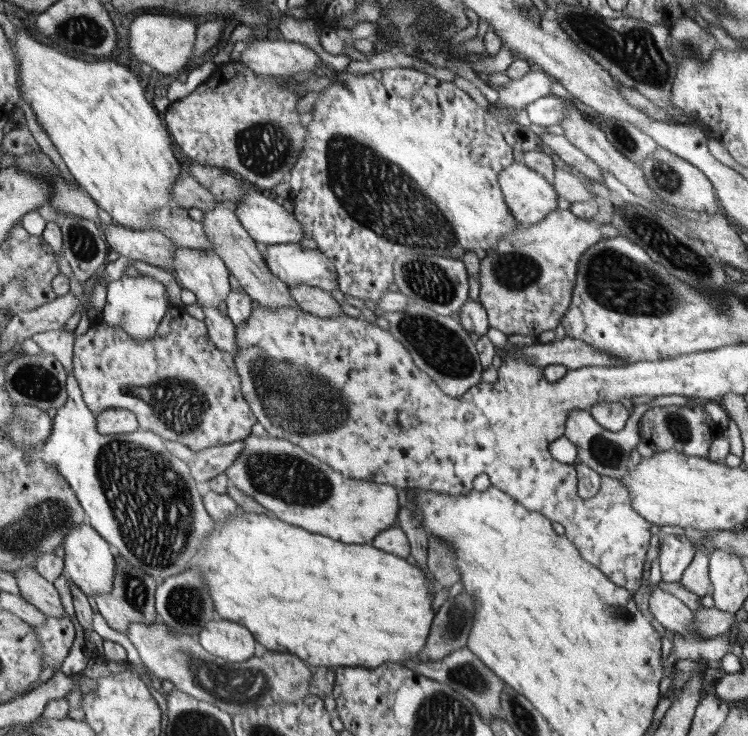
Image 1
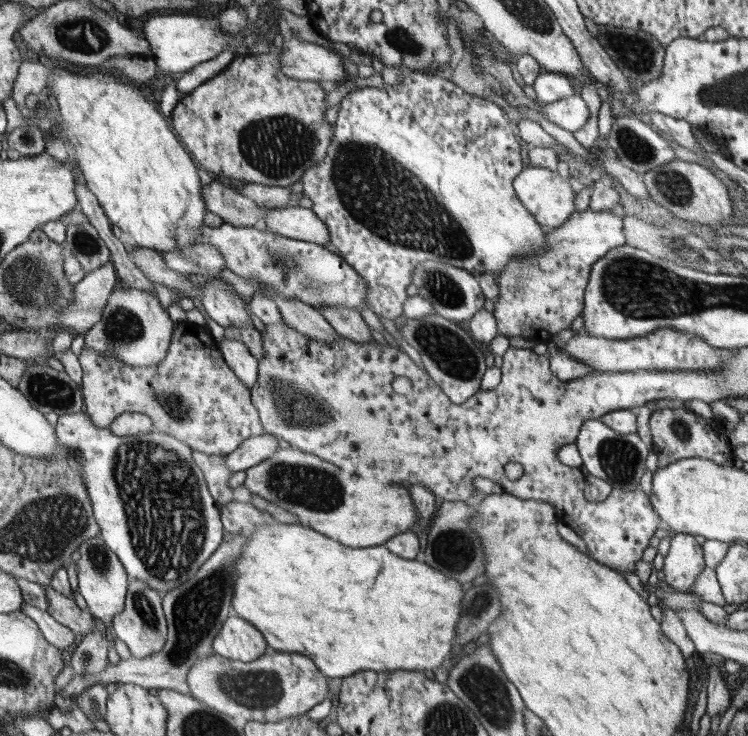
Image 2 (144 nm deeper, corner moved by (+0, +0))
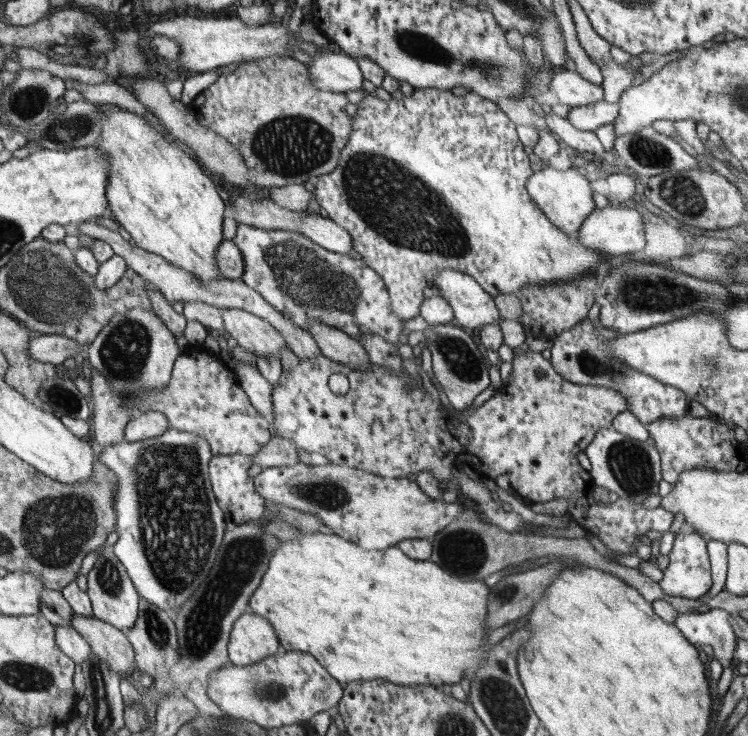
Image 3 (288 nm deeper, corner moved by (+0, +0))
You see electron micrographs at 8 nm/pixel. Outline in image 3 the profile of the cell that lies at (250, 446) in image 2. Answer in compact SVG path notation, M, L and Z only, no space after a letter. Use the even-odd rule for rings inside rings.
M273 434L259 454L251 454L253 456L251 462L263 470L273 466L293 466L293 464L299 464L297 452L299 452L299 446L293 440Z

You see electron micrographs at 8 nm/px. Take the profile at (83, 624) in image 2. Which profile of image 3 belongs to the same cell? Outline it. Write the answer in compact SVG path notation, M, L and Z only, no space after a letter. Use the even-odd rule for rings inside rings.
M75 614L69 626L87 640L93 656L103 660L115 672L115 676L127 678L139 668L133 644L127 640L125 632L117 630L115 626L81 614Z

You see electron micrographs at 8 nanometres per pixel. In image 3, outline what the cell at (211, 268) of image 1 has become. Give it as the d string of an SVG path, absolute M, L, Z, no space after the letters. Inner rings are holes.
M239 308L221 310L225 330L237 340L241 348L251 352L255 358L277 358L283 348L289 348L285 338L259 316L243 312Z

